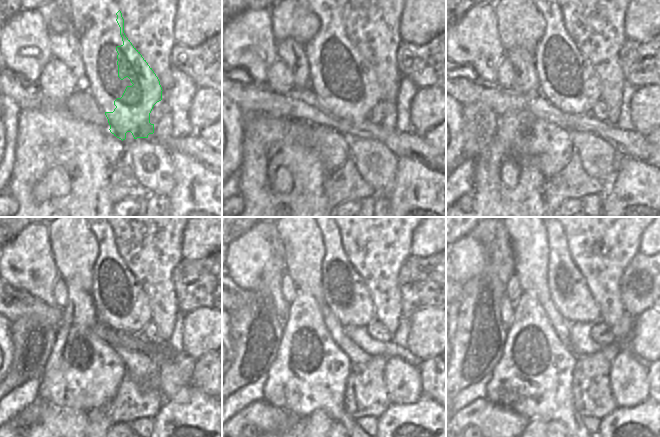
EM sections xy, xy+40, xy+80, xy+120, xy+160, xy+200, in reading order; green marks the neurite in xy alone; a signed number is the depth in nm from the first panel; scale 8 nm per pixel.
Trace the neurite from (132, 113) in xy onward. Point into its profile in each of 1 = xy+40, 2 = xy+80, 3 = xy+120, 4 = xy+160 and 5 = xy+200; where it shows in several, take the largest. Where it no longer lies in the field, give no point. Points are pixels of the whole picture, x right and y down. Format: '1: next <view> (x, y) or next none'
1: next xy+40 (364, 94)
2: next xy+80 (588, 90)
3: next xy+120 (132, 299)
4: next xy+160 (352, 292)
5: next xy+200 (574, 289)

